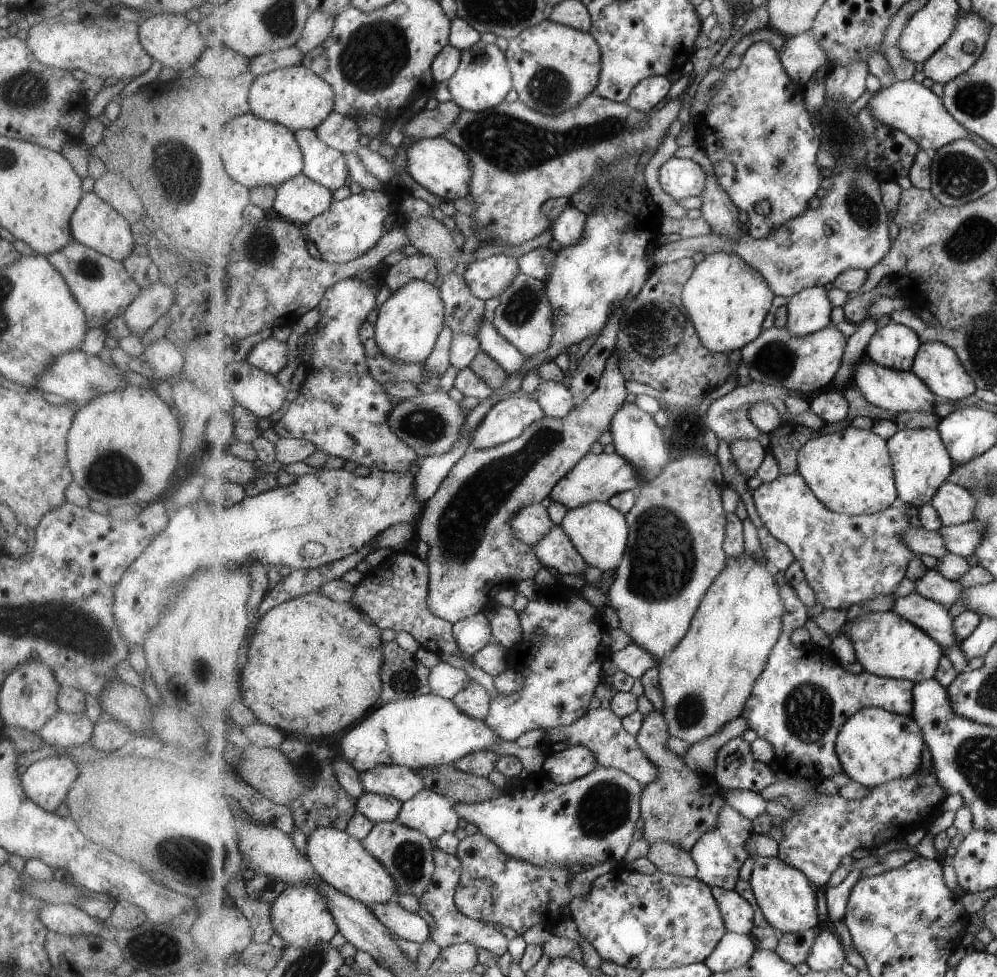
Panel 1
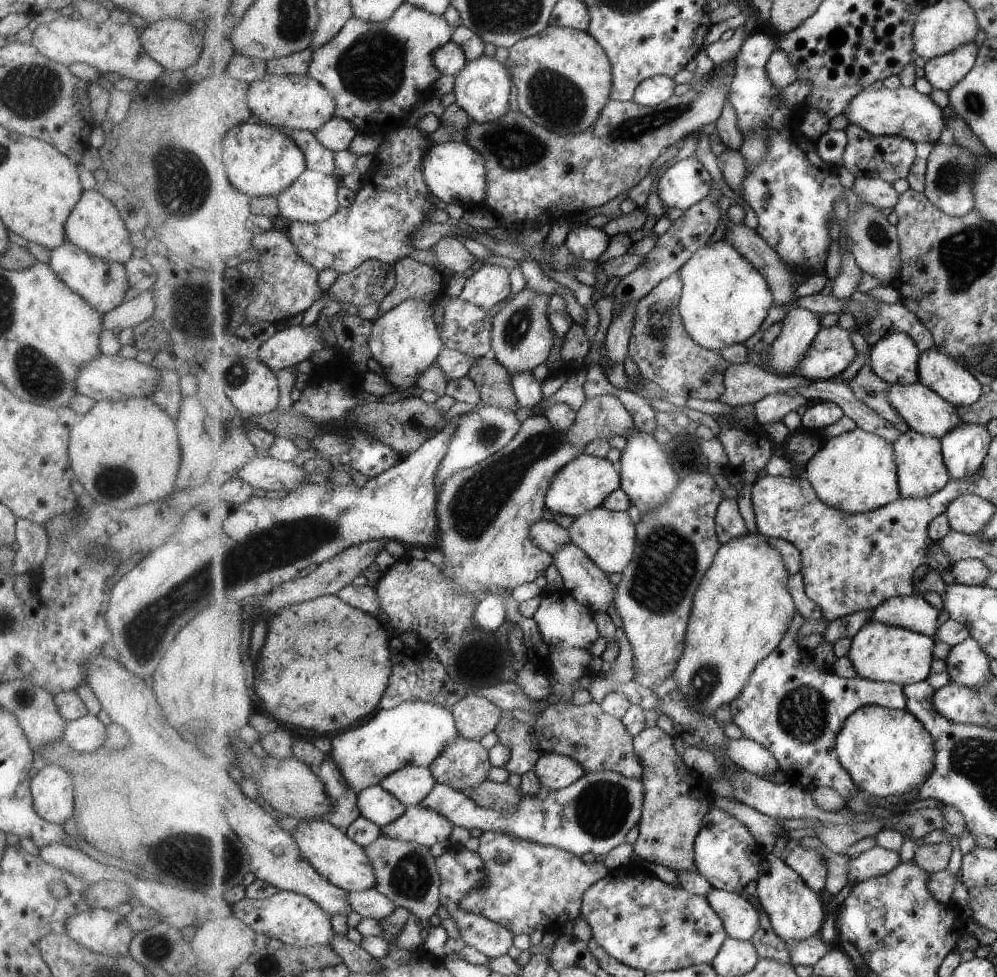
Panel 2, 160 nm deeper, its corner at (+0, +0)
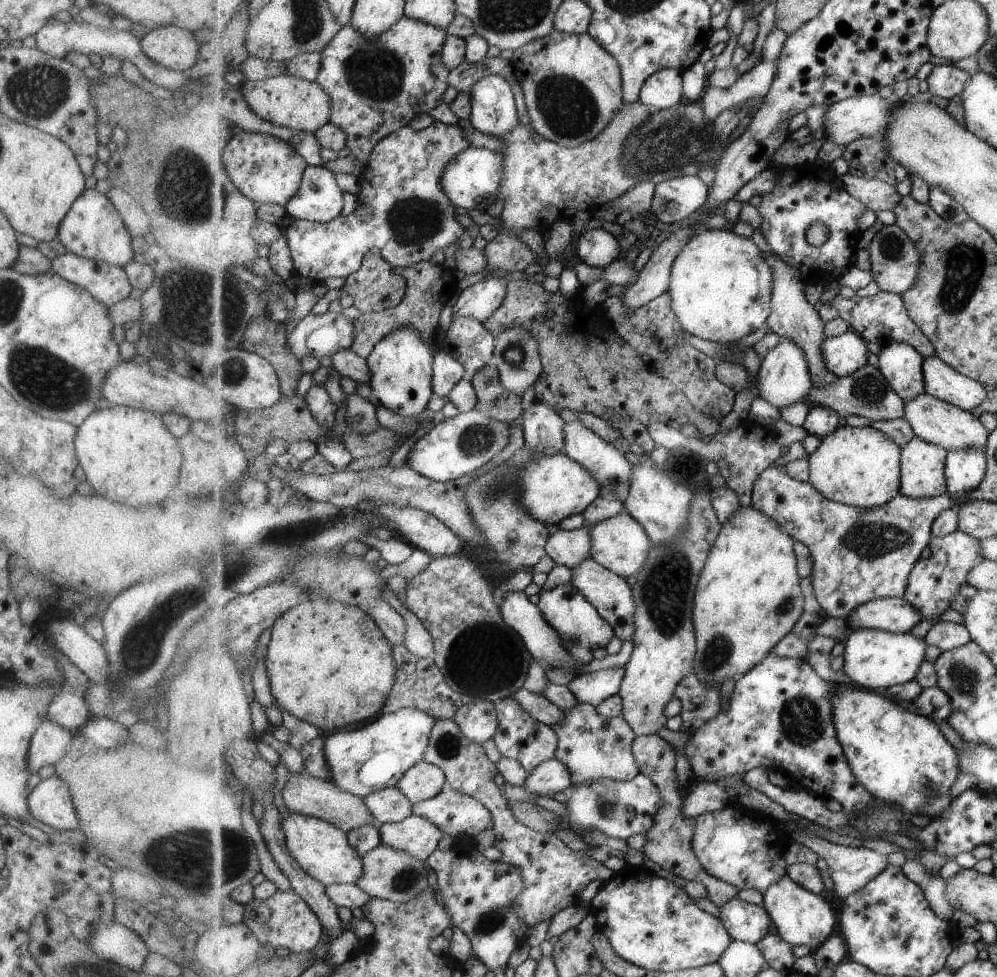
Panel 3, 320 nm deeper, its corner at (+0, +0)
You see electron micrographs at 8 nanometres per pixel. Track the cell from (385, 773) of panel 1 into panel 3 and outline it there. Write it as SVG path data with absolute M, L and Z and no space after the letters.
M426 761L409 768L397 784L397 788L412 801L413 805L437 796L446 786L445 772L439 766Z

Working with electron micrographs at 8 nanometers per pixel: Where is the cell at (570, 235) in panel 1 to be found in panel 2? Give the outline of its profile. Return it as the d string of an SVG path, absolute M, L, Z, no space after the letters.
M583 224L572 229L565 243L567 243L569 250L572 250L582 259L593 263L607 252L609 240L611 237L602 229Z

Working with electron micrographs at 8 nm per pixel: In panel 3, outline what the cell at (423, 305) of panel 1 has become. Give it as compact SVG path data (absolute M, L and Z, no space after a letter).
M401 326L385 336L373 353L369 356L368 364L371 368L371 389L376 402L388 408L395 414L409 417L417 416L427 409L427 404L434 394L434 356L433 348L419 330L411 326Z

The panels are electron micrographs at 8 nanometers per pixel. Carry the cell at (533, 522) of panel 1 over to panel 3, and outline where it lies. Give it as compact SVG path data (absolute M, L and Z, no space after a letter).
M584 523L583 527L576 530L560 530L551 534L547 540L548 556L557 564L577 568L591 557L591 530L590 525Z

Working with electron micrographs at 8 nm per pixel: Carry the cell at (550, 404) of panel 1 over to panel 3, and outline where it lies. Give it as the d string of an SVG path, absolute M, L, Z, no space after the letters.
M581 420L565 424L565 454L572 460L585 466L593 478L601 486L600 498L607 500L621 500L625 503L629 490L631 490L631 478L633 478L633 464L625 458L625 454L615 448L613 444L602 440L599 434L590 430Z

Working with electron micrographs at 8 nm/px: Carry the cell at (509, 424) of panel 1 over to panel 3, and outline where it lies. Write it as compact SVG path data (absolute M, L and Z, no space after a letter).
M481 410L460 412L437 424L420 438L408 454L408 467L437 482L449 482L479 470L505 448L511 433L510 425Z

